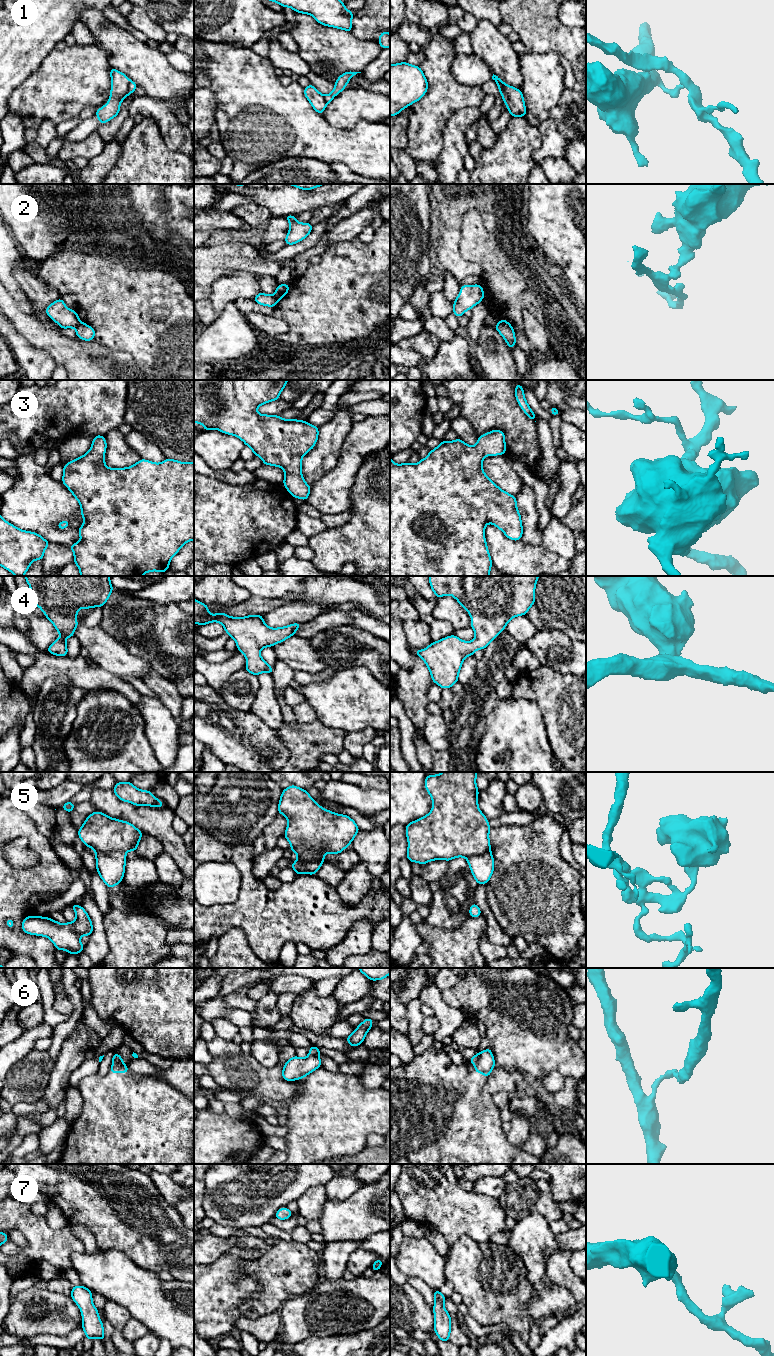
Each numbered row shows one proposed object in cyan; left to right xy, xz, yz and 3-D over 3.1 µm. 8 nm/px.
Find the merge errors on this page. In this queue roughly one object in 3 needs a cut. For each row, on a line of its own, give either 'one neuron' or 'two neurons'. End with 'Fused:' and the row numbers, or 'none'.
1: two neurons
2: two neurons
3: one neuron
4: one neuron
5: two neurons
6: two neurons
7: one neuron
Fused: 1, 2, 5, 6

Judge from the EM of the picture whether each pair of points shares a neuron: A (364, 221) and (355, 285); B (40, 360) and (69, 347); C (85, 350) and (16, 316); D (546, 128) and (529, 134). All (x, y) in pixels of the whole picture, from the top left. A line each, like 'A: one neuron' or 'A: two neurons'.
A: two neurons
B: two neurons
C: one neuron
D: two neurons

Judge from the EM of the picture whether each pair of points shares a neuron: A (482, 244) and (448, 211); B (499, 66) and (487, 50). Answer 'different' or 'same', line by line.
A: different
B: same

